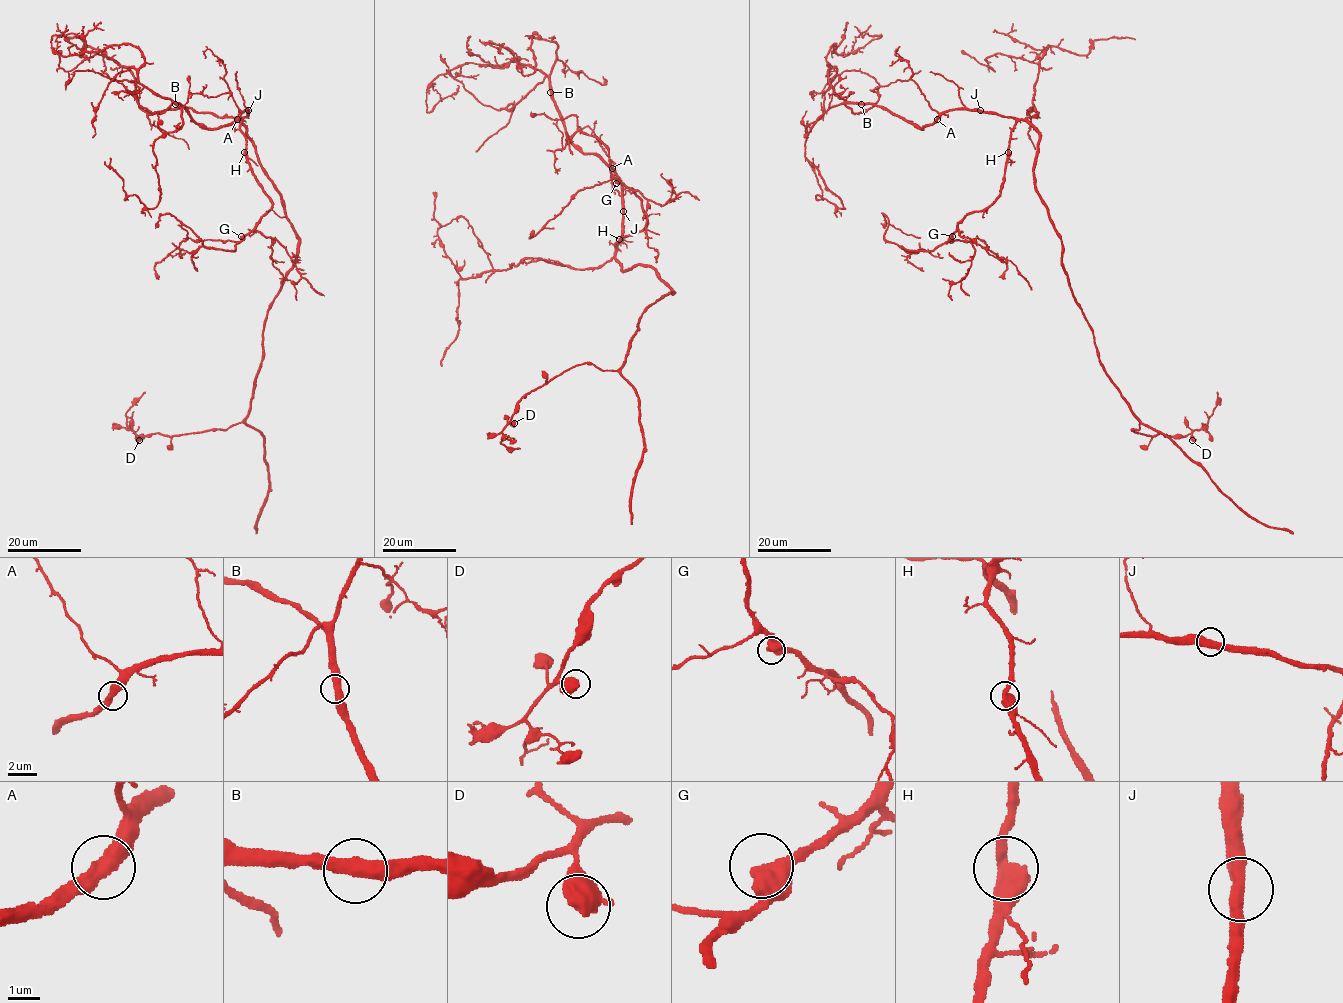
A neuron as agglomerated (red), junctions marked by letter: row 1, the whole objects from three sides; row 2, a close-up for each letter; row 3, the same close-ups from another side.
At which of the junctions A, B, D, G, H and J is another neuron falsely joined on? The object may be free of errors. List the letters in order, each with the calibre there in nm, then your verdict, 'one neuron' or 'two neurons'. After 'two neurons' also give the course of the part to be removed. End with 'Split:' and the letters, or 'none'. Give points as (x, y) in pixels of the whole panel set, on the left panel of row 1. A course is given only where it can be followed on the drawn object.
A: 480 nm thick; one neuron
B: 460 nm thick; one neuron
D: 480 nm thick; one neuron
G: 480 nm thick; one neuron
H: 480 nm thick; one neuron
J: 460 nm thick; one neuron
Split: none

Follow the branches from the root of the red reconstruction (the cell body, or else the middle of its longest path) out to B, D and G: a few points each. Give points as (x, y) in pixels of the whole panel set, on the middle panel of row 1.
B: (632, 268), (623, 270), (615, 257), (623, 222), (621, 179), (599, 157), (583, 153), (571, 141), (550, 92)
D: (632, 268), (650, 266), (673, 292), (642, 314), (623, 363), (563, 371), (521, 399), (514, 423)
G: (632, 268), (622, 269), (615, 244), (639, 232), (646, 218), (637, 195), (616, 183)

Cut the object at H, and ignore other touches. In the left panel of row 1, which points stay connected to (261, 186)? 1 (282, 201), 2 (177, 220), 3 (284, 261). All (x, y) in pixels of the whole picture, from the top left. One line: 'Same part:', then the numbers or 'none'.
Same part: 2, 3

